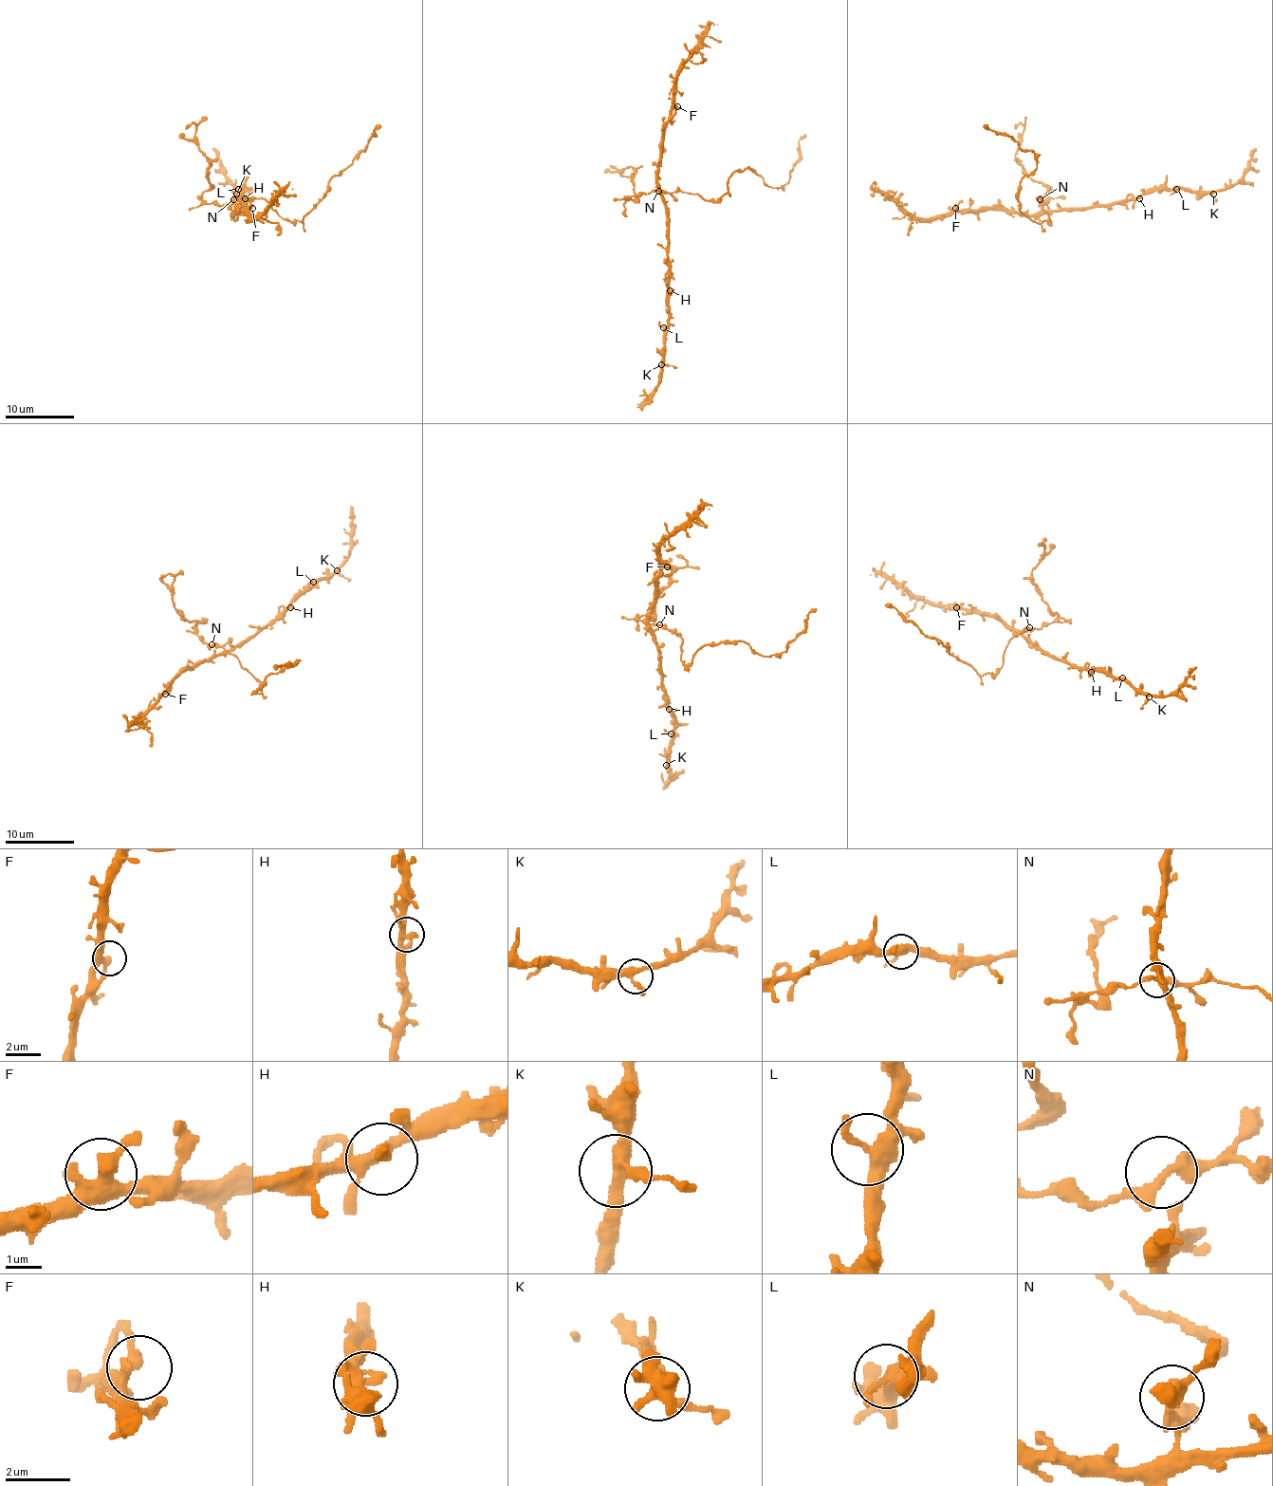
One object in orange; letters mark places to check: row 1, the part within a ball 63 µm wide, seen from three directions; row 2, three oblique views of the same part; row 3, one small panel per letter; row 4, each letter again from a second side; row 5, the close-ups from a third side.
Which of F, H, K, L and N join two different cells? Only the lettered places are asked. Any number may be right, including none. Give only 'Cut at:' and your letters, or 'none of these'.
Cut at: none of these

